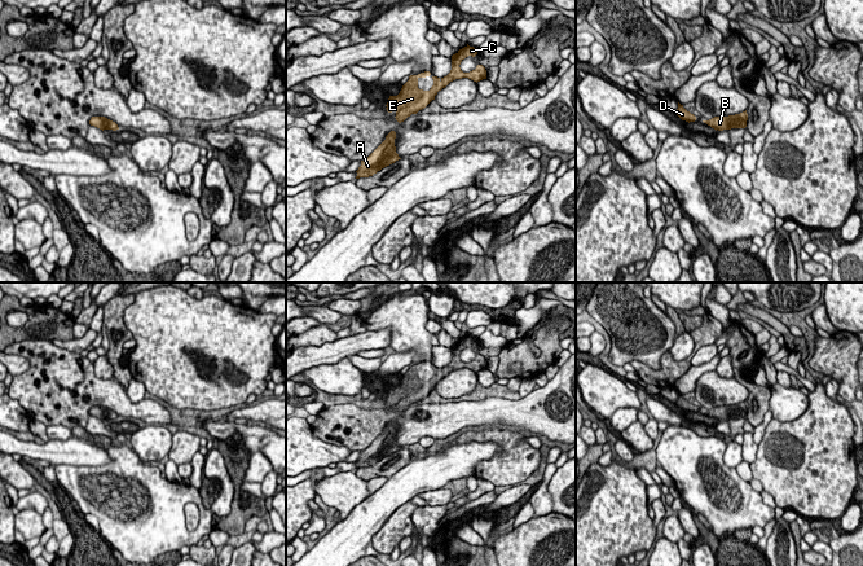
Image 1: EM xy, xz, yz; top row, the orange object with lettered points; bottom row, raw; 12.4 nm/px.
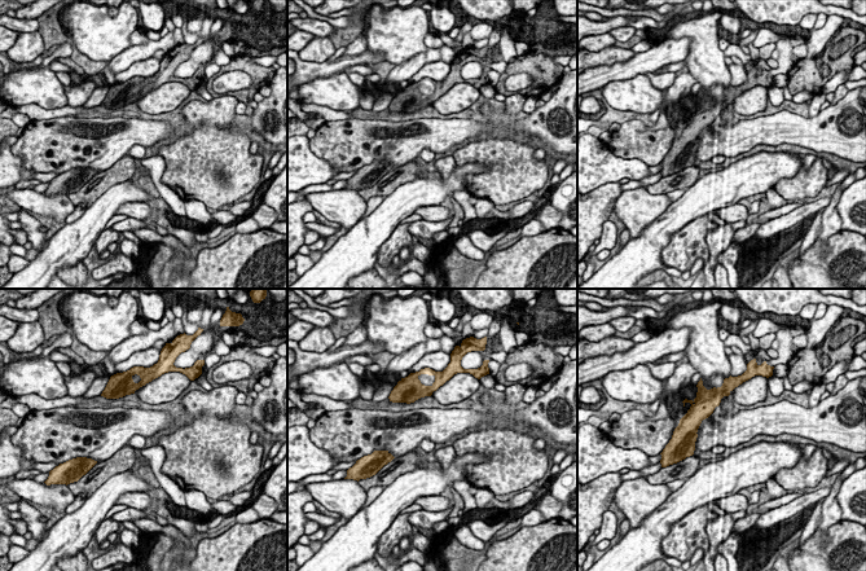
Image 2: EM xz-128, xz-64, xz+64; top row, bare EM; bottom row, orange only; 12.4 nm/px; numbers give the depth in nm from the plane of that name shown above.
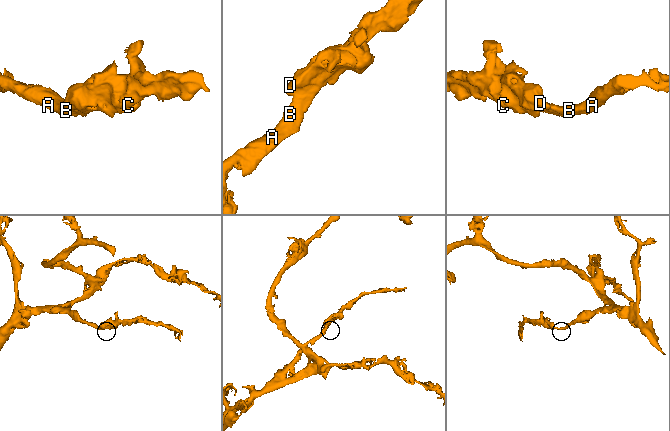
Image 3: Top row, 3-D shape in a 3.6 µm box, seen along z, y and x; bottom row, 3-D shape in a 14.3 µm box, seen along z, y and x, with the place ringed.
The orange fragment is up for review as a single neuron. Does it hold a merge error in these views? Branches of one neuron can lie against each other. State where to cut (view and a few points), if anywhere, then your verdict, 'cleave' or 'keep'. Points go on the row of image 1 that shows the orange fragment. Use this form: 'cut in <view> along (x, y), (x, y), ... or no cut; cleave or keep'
no cut; keep

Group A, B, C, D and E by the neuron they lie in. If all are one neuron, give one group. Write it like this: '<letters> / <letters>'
A B C D E

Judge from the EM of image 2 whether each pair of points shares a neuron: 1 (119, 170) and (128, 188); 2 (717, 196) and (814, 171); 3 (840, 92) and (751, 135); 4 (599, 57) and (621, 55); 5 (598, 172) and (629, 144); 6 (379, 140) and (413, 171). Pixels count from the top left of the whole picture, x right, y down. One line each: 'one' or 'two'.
1: two
2: two
3: two
4: one
5: two
6: two

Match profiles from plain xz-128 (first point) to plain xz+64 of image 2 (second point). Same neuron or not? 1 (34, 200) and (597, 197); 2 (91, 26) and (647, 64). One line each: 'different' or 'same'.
1: different
2: different

